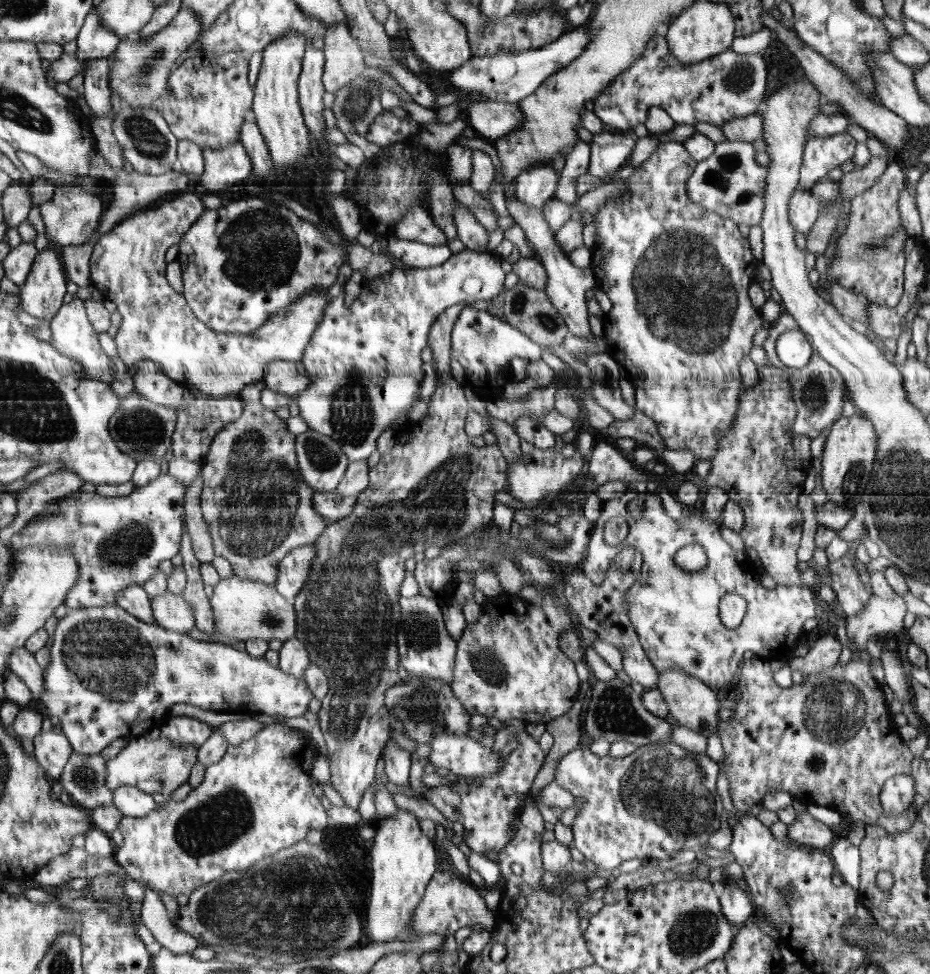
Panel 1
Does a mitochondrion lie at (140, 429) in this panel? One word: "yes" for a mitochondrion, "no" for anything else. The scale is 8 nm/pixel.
yes

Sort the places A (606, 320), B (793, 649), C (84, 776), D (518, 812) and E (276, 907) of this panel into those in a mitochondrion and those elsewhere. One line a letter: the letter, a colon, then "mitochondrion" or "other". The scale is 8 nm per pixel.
A: other
B: other
C: mitochondrion
D: other
E: mitochondrion

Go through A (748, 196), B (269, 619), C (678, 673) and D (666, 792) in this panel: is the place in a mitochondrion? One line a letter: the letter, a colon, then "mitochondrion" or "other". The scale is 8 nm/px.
A: mitochondrion
B: mitochondrion
C: other
D: mitochondrion

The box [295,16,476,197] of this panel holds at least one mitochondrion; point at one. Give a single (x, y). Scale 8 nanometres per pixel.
(353, 107)

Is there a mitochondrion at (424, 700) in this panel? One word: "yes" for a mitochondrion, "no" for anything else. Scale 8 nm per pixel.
yes

